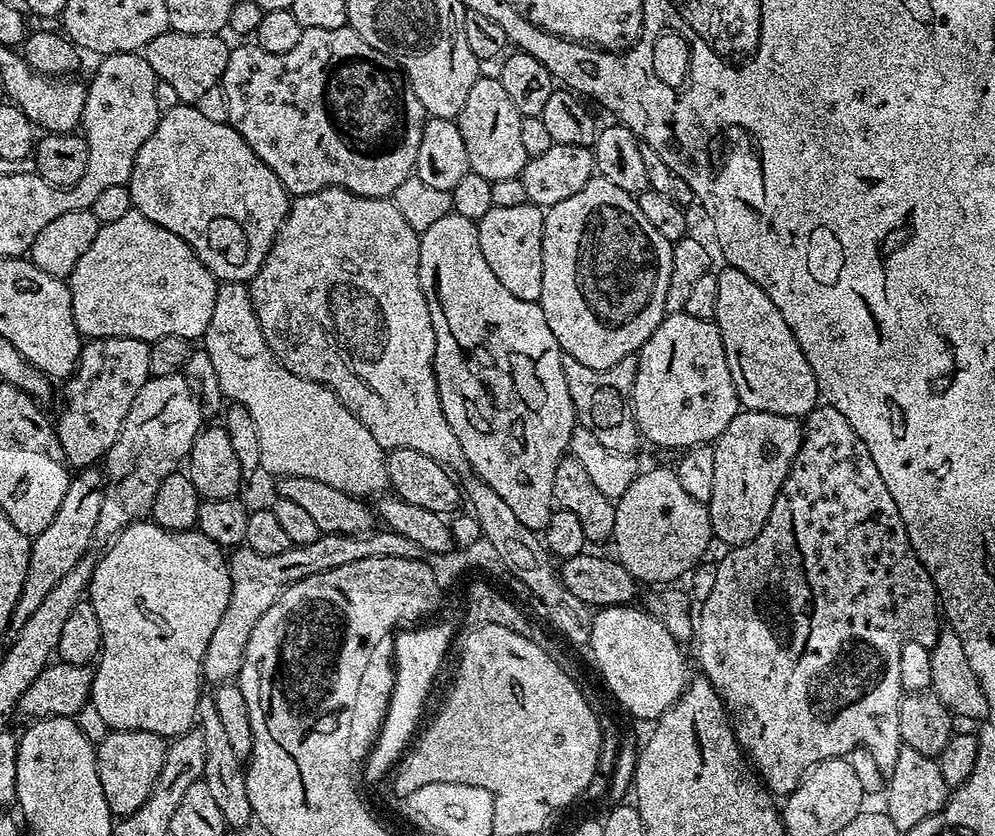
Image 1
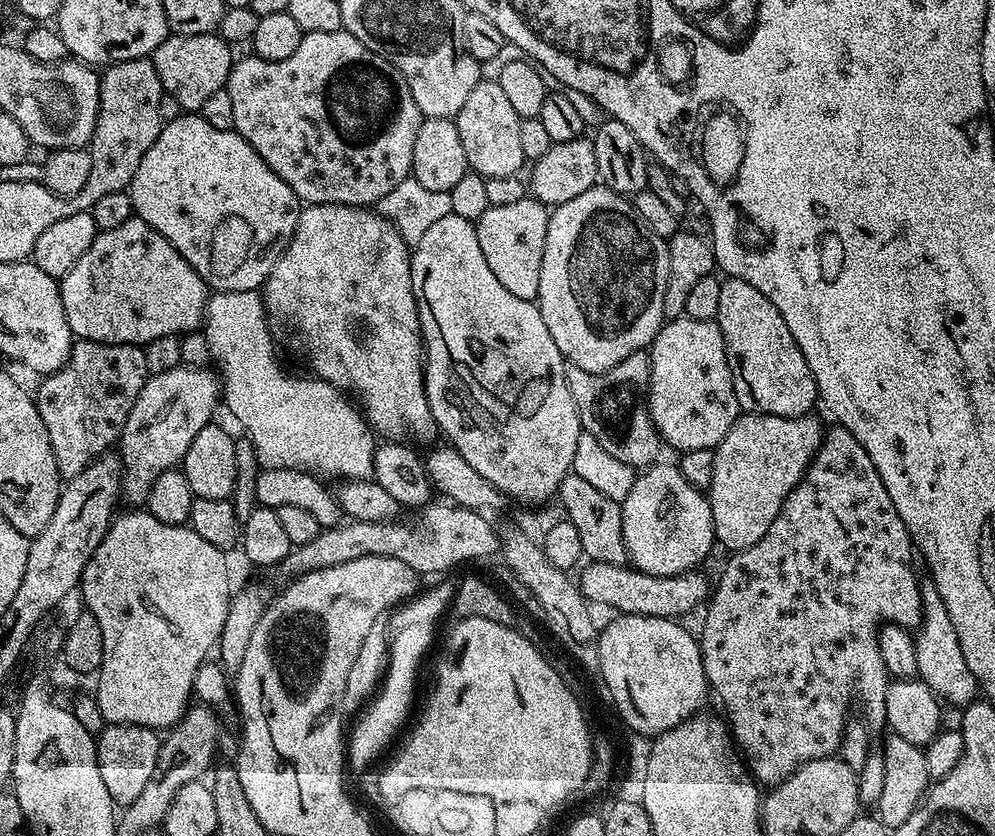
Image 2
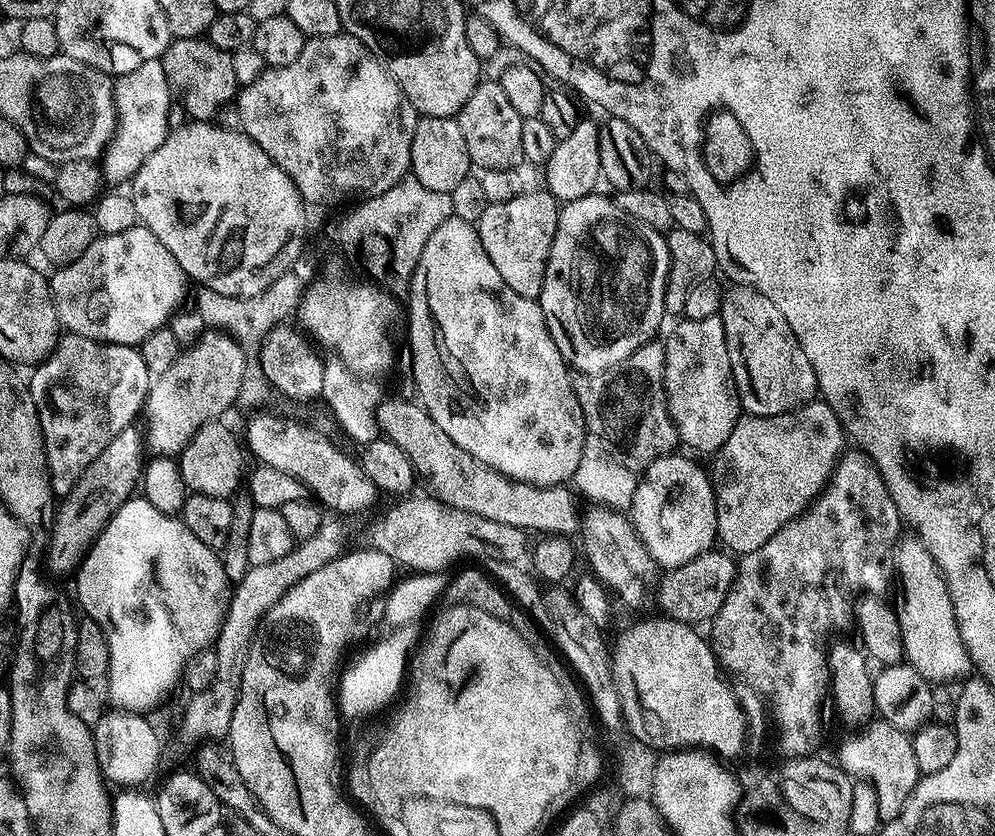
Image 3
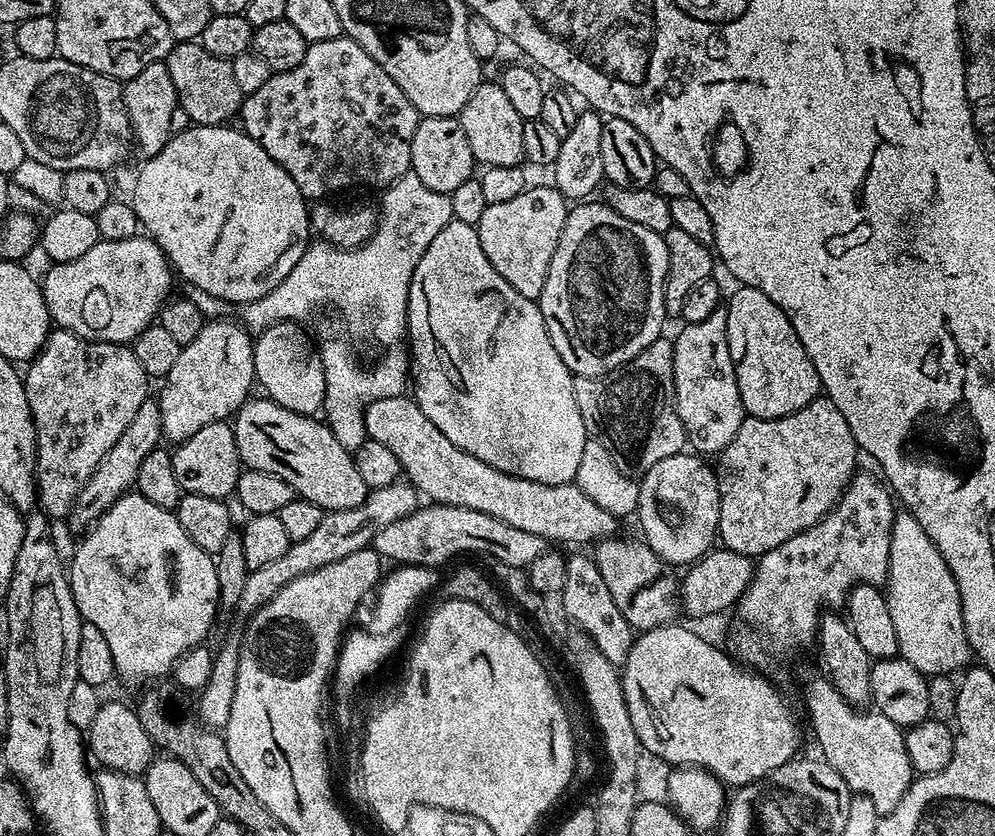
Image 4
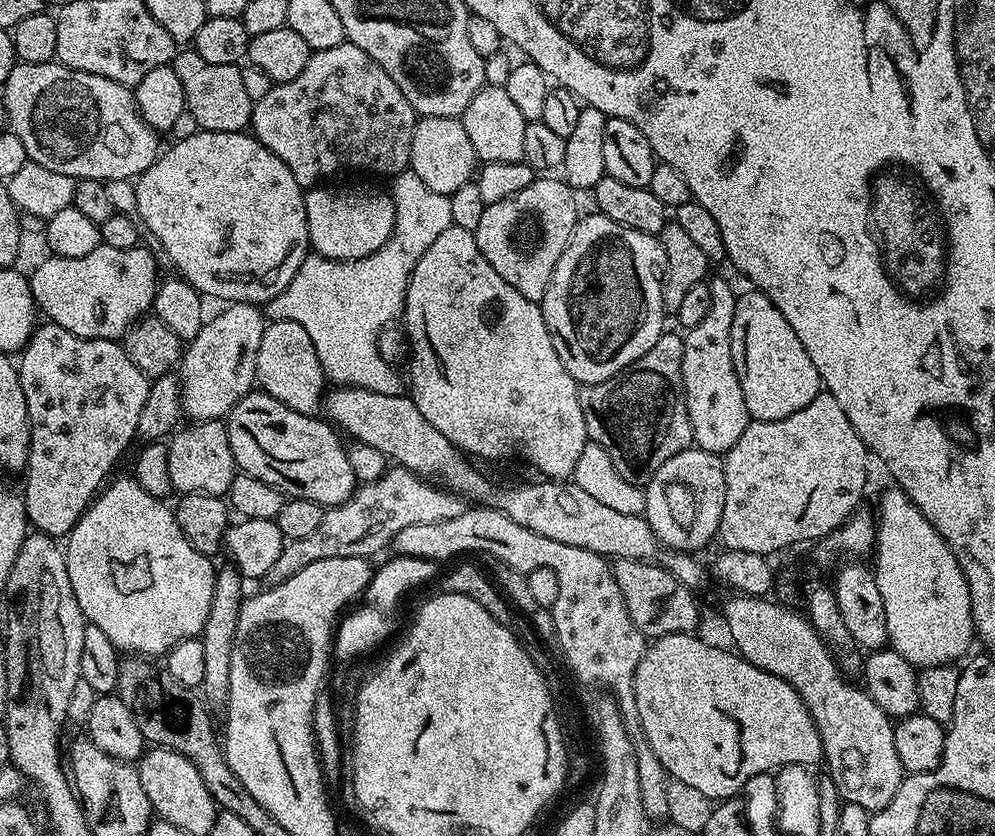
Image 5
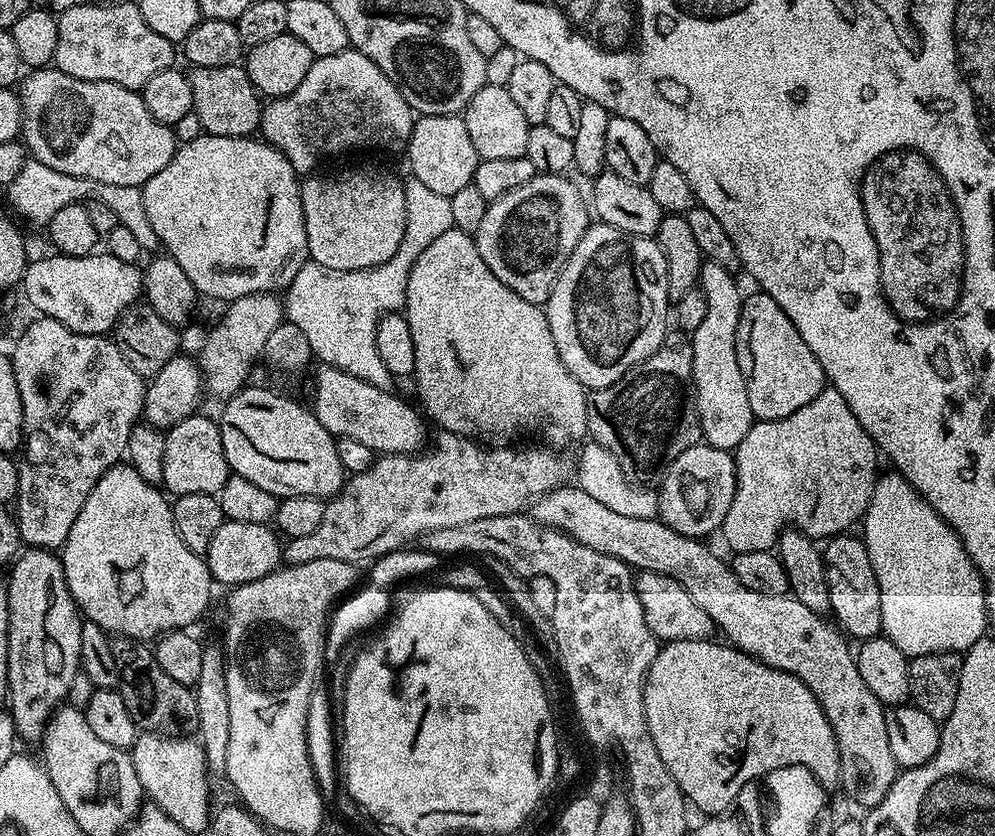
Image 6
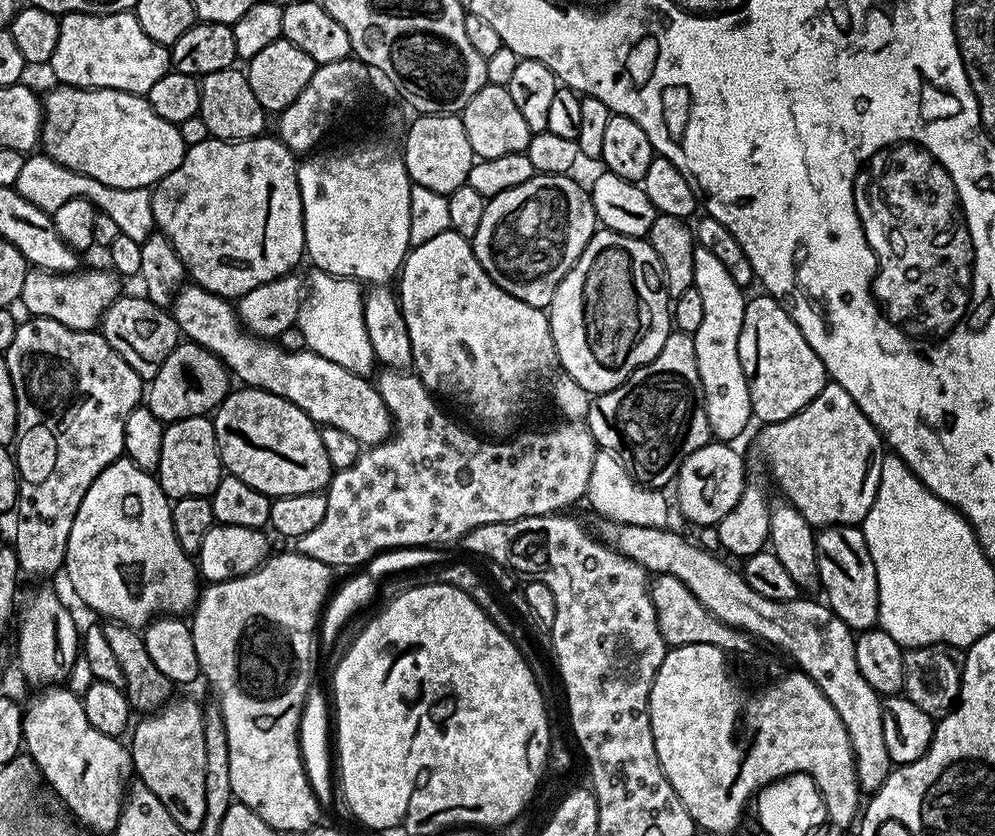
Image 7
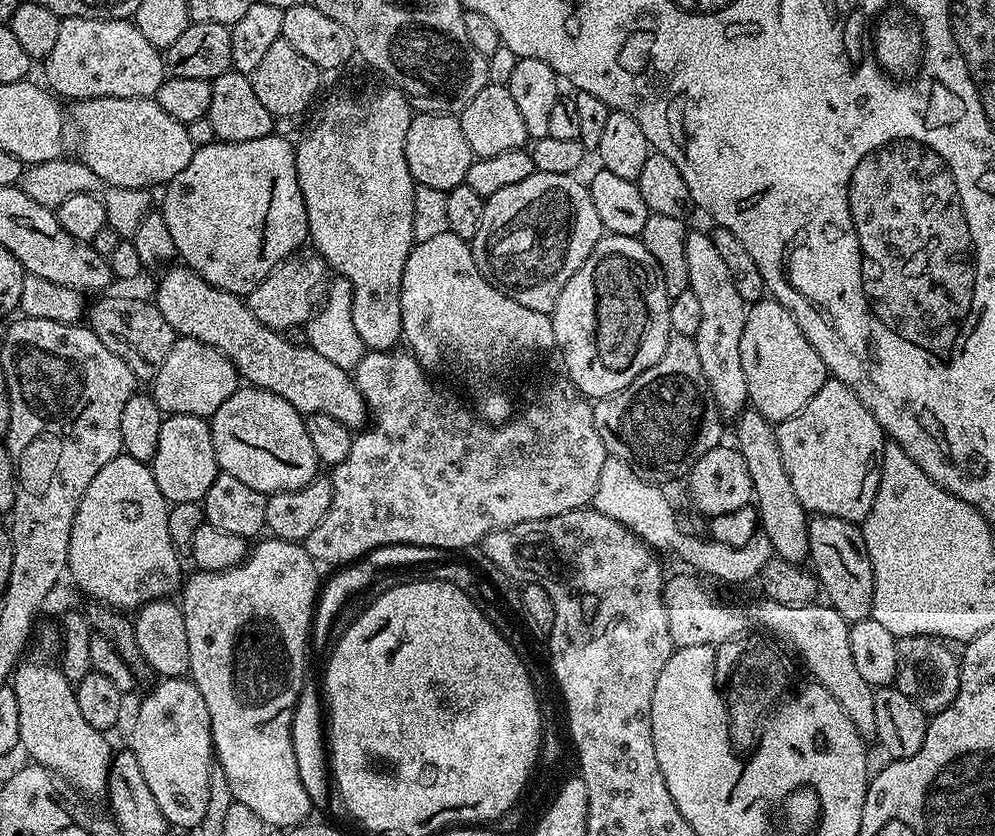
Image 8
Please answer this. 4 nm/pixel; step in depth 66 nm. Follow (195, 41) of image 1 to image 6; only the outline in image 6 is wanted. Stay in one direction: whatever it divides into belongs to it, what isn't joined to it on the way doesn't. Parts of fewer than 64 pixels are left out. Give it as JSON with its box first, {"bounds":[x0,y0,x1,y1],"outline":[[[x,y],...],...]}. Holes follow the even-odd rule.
{"bounds":[187,64,262,137],"outline":[[[240,64],[230,66],[206,66],[192,68],[187,73],[192,91],[192,111],[198,114],[198,122],[202,122],[205,133],[209,136],[246,136],[251,137],[260,127],[262,97],[250,82],[247,72]]]}

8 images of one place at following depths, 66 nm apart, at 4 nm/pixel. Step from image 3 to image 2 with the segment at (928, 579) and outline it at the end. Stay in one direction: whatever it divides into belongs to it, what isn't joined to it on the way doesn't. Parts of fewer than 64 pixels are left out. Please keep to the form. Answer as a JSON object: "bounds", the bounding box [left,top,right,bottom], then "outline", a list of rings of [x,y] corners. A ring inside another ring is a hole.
{"bounds":[914,582,978,706],"outline":[[[931,582],[921,583],[920,597],[924,616],[920,619],[919,629],[914,636],[919,679],[923,680],[926,686],[930,686],[930,690],[935,692],[941,701],[967,706],[977,699],[978,685],[974,674],[970,674],[970,666],[966,666],[966,658],[962,658],[962,646],[958,642],[958,634],[954,634],[954,622],[950,622],[946,602],[942,602],[942,594],[938,594]]]}

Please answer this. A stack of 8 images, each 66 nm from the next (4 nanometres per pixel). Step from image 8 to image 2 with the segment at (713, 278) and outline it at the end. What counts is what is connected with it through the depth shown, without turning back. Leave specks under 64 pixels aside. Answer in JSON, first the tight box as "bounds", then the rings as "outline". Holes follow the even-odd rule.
{"bounds":[648,315,742,452],"outline":[[[686,315],[669,319],[652,339],[648,361],[648,416],[661,441],[684,452],[715,449],[742,415],[726,362],[722,330],[715,320],[692,320]]]}

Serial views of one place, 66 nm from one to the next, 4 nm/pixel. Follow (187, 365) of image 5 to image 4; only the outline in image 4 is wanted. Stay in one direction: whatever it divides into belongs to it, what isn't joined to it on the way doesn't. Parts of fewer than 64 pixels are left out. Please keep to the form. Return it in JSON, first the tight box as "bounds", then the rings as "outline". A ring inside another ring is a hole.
{"bounds":[158,319,256,445],"outline":[[[228,319],[204,322],[198,336],[181,347],[170,374],[163,377],[164,389],[158,395],[162,436],[165,441],[172,440],[173,445],[198,434],[210,422],[227,421],[249,399],[248,391],[256,380],[254,340],[247,328]]]}

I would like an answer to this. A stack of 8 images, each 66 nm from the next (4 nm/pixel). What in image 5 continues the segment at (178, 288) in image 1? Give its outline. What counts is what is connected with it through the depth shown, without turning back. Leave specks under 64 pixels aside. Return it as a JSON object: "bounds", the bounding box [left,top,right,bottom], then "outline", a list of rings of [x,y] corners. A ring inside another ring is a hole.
{"bounds":[30,244,158,340],"outline":[[[101,244],[99,248],[90,250],[90,254],[82,258],[62,258],[49,255],[33,272],[30,272],[32,297],[37,309],[44,312],[49,321],[66,330],[70,334],[81,336],[87,340],[116,340],[123,337],[129,327],[136,323],[152,307],[155,298],[158,277],[156,278],[157,257],[144,246],[130,250],[114,250],[114,246]]]}

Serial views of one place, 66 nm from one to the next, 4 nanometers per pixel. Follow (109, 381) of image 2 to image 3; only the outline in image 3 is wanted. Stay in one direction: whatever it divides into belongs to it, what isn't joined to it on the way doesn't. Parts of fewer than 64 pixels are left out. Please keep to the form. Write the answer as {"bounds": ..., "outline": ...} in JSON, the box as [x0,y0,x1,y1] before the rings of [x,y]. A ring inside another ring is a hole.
{"bounds":[30,335,150,498],"outline":[[[61,335],[56,342],[56,349],[39,364],[35,365],[30,380],[32,401],[36,403],[38,418],[42,426],[44,453],[48,463],[48,477],[52,483],[52,491],[63,498],[68,491],[82,478],[82,474],[122,434],[122,430],[133,427],[132,419],[141,415],[144,399],[148,397],[150,377],[146,370],[146,362],[142,362],[139,347],[131,344],[103,344],[90,338]]]}

